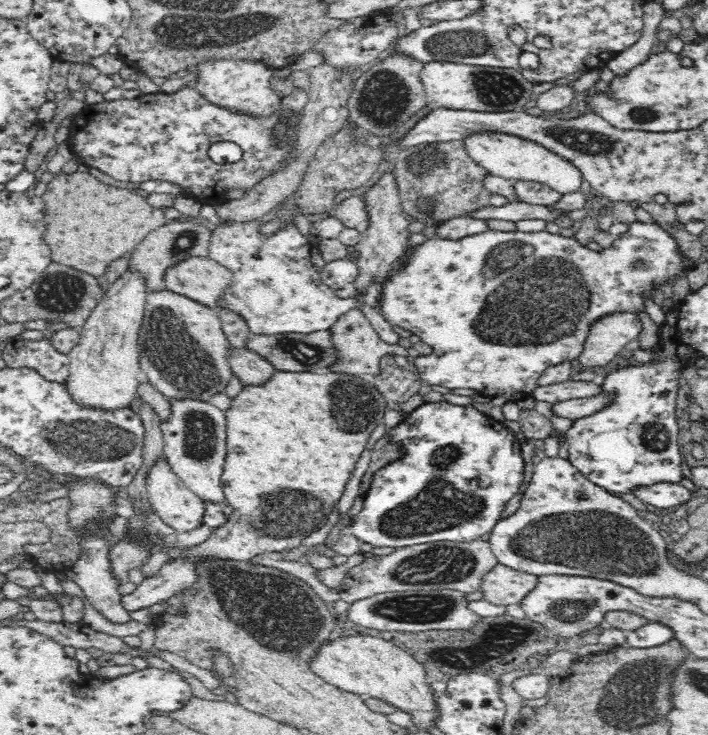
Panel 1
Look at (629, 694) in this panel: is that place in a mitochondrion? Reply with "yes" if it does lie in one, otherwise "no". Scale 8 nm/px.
yes

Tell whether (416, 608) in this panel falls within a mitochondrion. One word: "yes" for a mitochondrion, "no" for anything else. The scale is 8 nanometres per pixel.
yes

